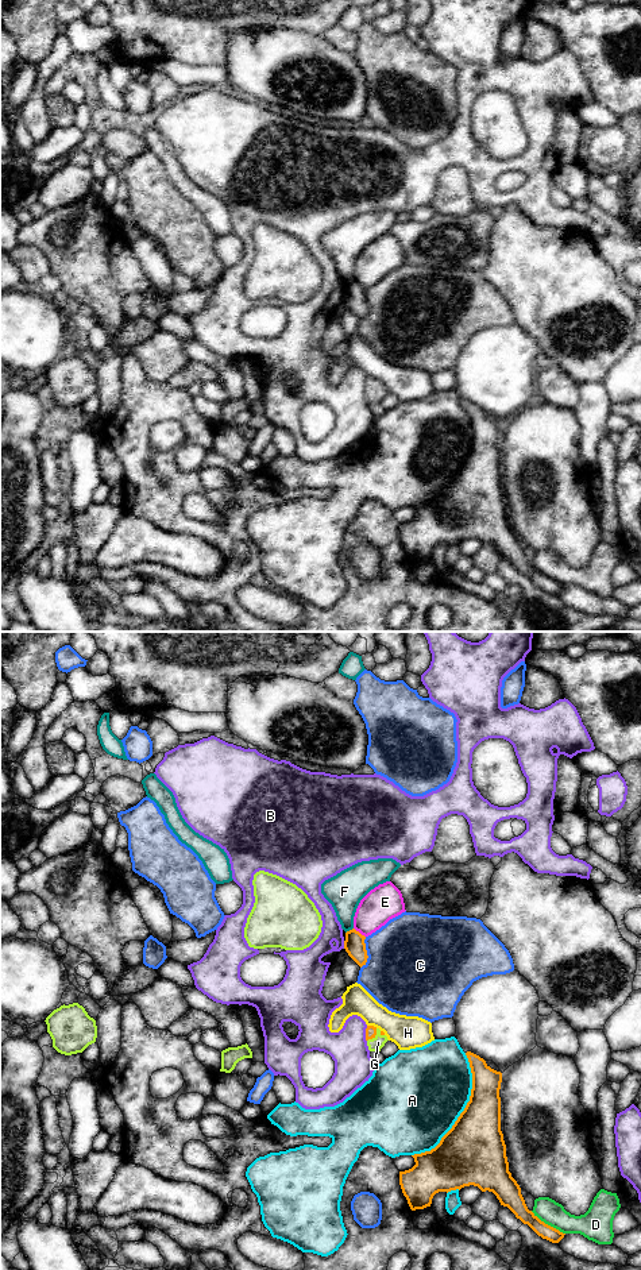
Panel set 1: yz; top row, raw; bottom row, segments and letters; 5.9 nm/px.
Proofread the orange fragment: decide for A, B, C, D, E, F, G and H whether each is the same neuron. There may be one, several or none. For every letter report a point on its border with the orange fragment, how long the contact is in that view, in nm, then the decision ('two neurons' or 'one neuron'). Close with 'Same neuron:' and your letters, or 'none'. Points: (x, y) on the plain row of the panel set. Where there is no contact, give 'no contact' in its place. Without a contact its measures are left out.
A: meets orange in yz at (463, 463); contact 700 nm long; two neurons
B: meets orange in yz at (366, 386); contact 100 nm long; two neurons
C: meets orange in yz at (366, 305); contact 190 nm long; two neurons
D: meets orange in yz at (547, 576); contact 240 nm long; two neurons
E: meets orange in yz at (358, 284); contact 90 nm long; two neurons
F: meets orange in yz at (350, 282); contact 60 nm long; two neurons
G: meets orange in yz at (374, 388); contact 100 nm long; one neuron
H: meets orange in yz at (373, 378); contact 70 nm long; two neurons
Same neuron: G

